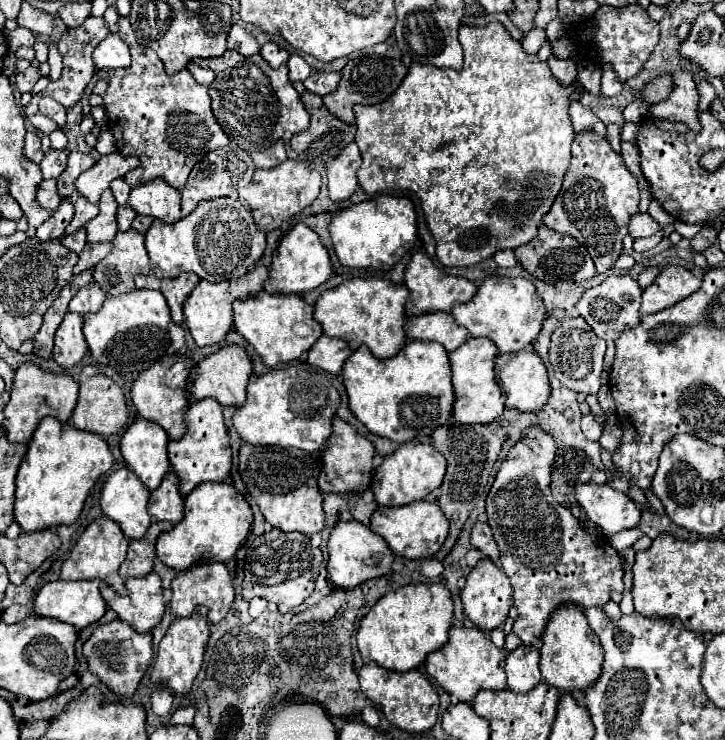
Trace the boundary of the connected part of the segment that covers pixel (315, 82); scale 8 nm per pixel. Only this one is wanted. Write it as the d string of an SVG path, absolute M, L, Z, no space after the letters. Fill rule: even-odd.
M313 73L309 79L303 81L303 85L307 91L323 97L337 89L339 79L341 79L341 73Z

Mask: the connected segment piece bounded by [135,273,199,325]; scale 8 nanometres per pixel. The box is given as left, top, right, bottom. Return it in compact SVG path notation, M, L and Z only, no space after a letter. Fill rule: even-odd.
M181 273L175 279L155 279L153 275L135 277L137 289L155 289L163 293L175 325L183 323L183 301L189 297L189 293L197 283L199 283L199 277L195 273Z

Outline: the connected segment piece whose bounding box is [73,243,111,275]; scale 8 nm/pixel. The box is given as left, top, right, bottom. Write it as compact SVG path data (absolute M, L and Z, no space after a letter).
M87 243L79 255L79 261L77 261L73 273L79 275L85 269L93 269L103 257L107 257L109 251L111 251L111 243Z

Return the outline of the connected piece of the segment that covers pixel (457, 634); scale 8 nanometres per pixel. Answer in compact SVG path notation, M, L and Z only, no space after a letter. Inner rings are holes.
M453 627L449 633L449 641L437 653L431 653L425 661L427 673L457 701L471 703L481 689L499 691L507 687L507 677L503 669L505 651L497 649L487 633L475 627Z

